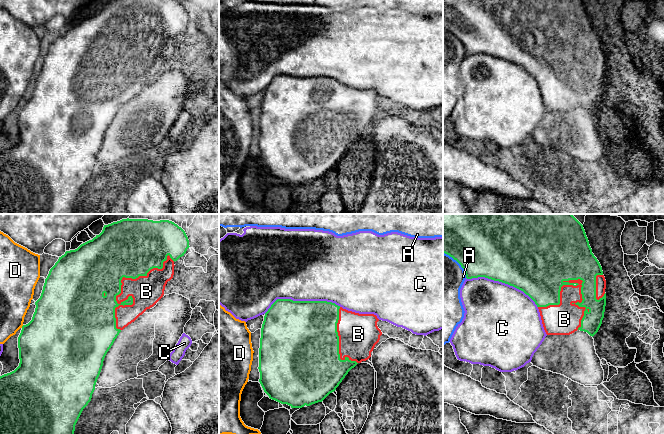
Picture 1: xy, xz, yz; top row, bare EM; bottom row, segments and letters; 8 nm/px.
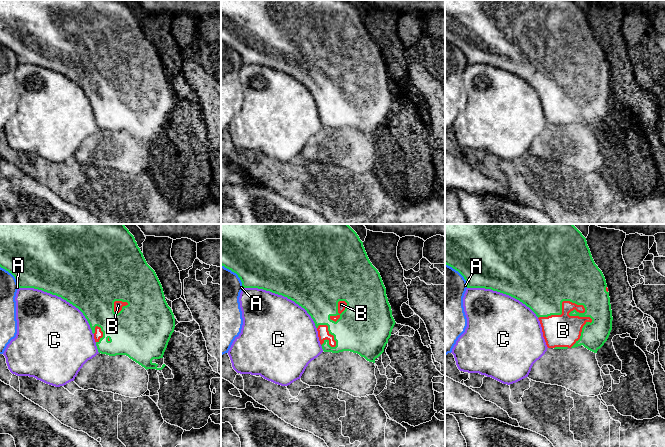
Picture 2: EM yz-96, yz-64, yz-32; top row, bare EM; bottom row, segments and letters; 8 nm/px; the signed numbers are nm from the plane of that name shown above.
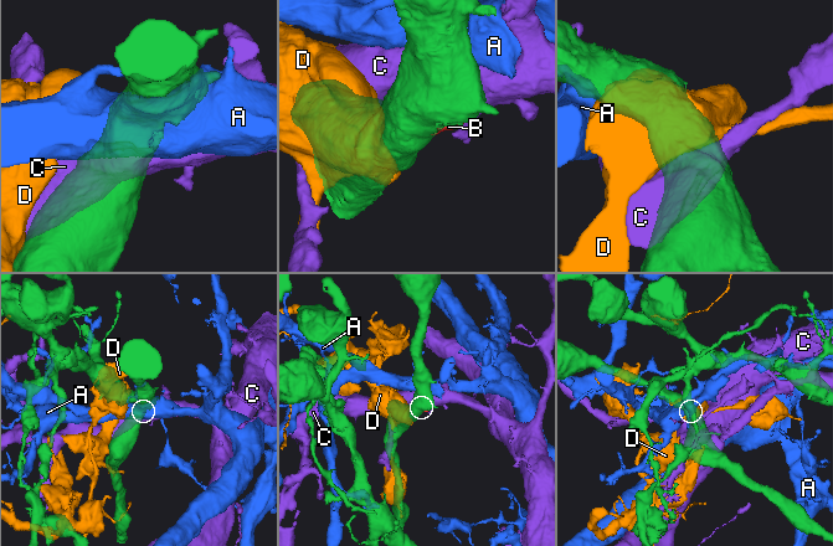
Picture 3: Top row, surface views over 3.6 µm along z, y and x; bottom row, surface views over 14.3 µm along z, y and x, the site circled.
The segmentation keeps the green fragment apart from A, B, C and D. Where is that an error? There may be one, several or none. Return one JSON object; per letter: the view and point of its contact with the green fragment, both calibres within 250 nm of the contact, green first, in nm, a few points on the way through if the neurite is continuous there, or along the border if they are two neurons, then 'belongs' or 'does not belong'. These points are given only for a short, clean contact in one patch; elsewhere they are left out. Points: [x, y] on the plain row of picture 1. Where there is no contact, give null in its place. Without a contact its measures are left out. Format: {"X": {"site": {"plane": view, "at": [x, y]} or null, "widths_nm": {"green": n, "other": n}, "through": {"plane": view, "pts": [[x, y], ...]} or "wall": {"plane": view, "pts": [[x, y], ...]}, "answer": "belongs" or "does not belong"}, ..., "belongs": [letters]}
{"A": {"site": {"plane": "yz", "at": [458, 38]}, "widths_nm": {"green": 440, "other": 320}, "answer": "does not belong"}, "B": {"site": {"plane": "yz", "at": [559, 71]}, "widths_nm": {"green": 420, "other": 260}, "answer": "belongs"}, "C": {"site": {"plane": "xz", "at": [301, 77]}, "widths_nm": {"green": 500, "other": 500}, "answer": "does not belong"}, "D": {"site": {"plane": "xy", "at": [22, 102]}, "widths_nm": {"green": 460, "other": 260}, "answer": "does not belong"}, "belongs": ["B"]}

